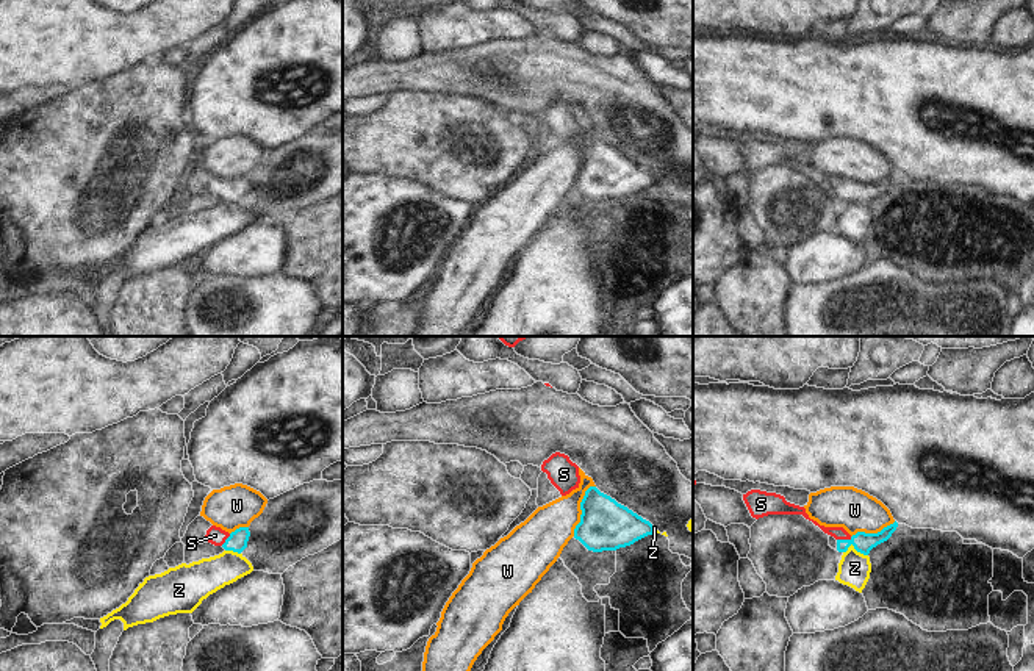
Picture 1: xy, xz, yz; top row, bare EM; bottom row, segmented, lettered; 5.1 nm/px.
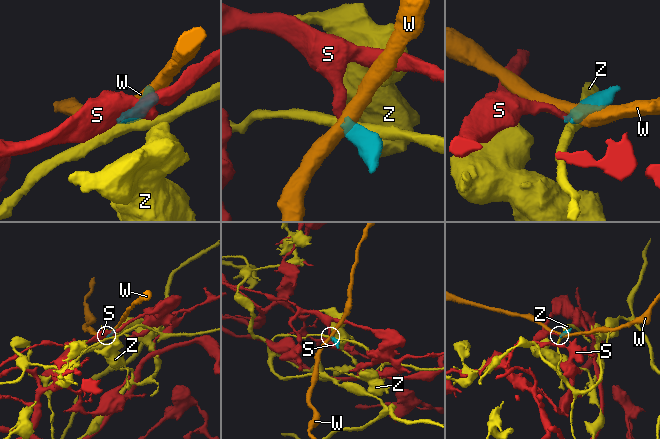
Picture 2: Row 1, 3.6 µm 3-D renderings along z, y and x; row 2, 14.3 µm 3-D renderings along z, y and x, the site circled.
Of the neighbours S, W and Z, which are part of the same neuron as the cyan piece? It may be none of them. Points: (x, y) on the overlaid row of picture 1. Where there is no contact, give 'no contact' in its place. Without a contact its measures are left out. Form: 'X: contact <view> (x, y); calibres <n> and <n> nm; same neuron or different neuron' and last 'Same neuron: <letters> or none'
S: contact yz (843, 540); calibres 100 and 60 nm; same neuron
W: contact xz (581, 509); calibres 260 and 240 nm; different neuron
Z: contact yz (856, 549); calibres 100 and 170 nm; different neuron
Same neuron: S

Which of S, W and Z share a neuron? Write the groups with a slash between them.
S / W / Z

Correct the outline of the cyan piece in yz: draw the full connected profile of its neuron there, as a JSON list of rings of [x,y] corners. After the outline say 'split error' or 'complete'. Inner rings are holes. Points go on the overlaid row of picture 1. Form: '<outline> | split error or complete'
[[[751,490],[743,494],[743,501],[751,516],[756,519],[768,515],[802,515],[806,519],[818,526],[824,533],[837,540],[838,552],[846,552],[848,547],[853,544],[857,552],[868,555],[873,547],[887,541],[898,527],[898,522],[895,521],[878,533],[857,532],[851,536],[843,527],[820,526],[817,521],[809,518],[804,507],[787,502],[785,497],[781,494]]] | split error

